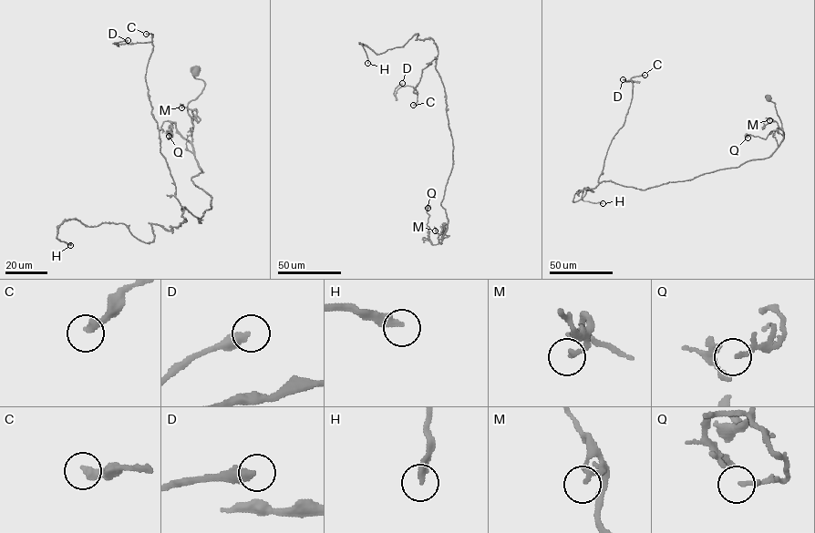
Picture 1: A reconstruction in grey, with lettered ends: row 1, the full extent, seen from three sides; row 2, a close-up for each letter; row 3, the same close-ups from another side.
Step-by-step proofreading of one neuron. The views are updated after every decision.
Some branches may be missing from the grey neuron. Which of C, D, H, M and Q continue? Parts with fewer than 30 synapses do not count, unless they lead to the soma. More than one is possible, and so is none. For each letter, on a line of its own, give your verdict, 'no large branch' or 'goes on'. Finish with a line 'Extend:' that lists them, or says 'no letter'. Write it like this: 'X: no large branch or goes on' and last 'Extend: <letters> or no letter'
C: no large branch
D: no large branch
H: goes on
M: no large branch
Q: no large branch
Extend: H

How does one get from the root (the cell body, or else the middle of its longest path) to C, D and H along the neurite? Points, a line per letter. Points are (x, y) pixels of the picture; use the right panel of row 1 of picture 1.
C: (768, 97), (783, 137), (769, 157), (644, 189), (599, 182), (630, 106), (631, 78), (644, 75)
D: (768, 97), (783, 137), (769, 157), (640, 189), (598, 181), (630, 106), (625, 81), (639, 82), (623, 79)
H: (768, 97), (783, 137), (769, 157), (644, 189), (602, 181), (572, 199), (589, 188), (582, 199), (603, 203)

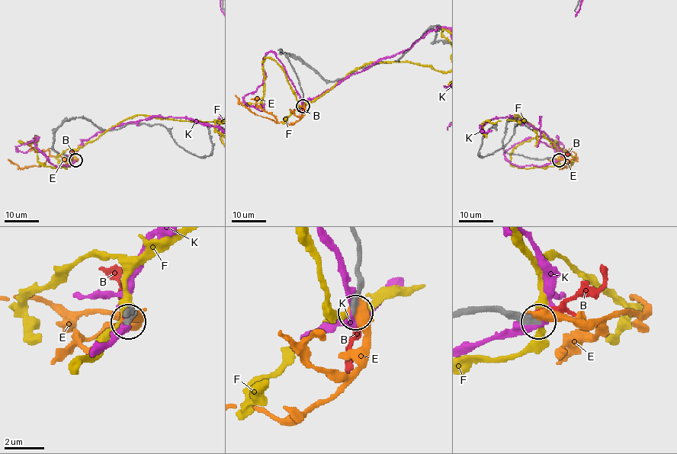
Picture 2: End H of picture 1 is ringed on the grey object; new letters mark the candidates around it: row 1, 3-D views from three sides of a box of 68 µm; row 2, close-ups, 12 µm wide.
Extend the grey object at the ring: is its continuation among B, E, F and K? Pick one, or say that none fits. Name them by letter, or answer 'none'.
none

